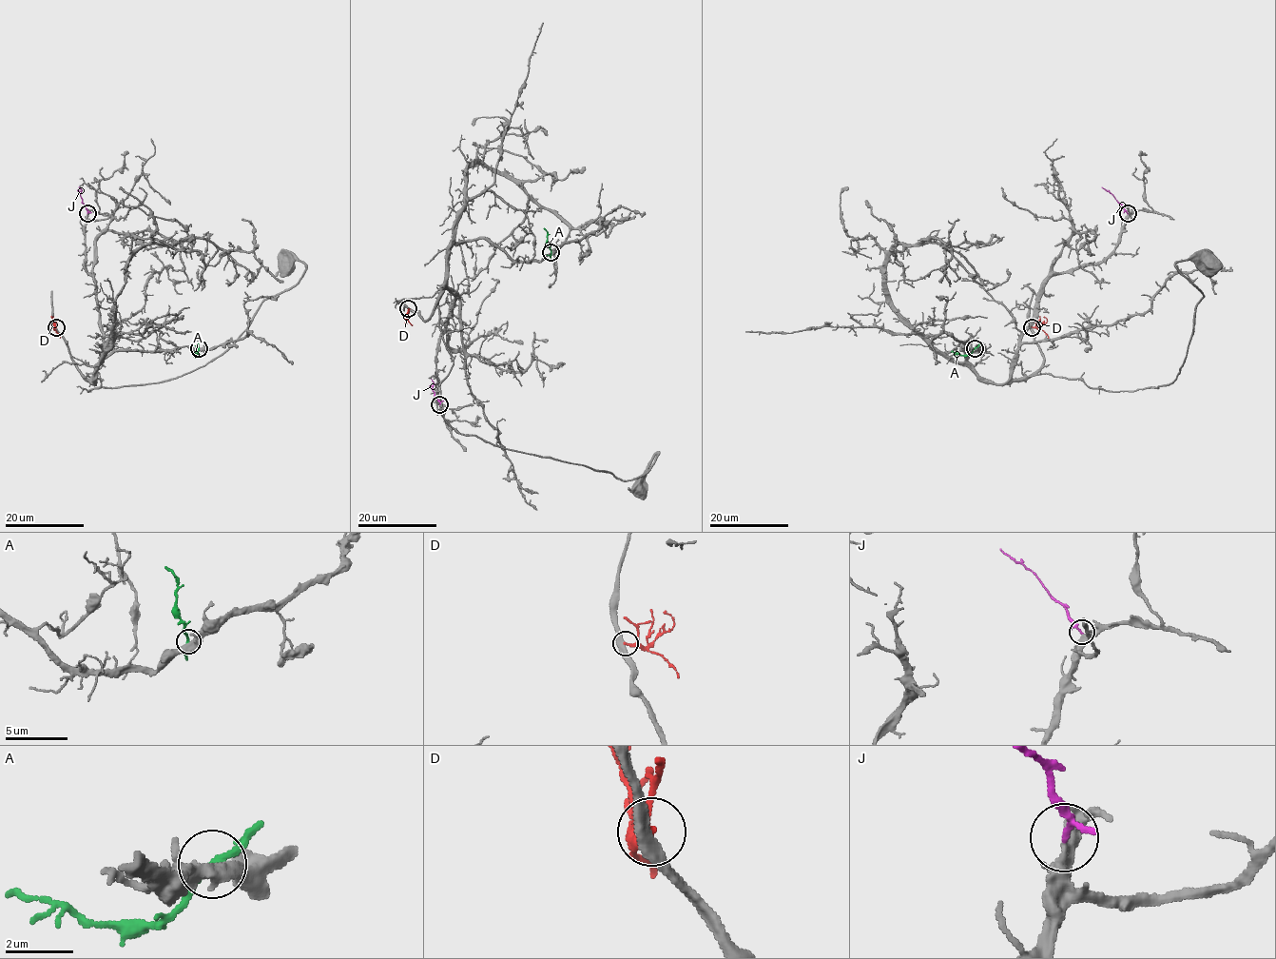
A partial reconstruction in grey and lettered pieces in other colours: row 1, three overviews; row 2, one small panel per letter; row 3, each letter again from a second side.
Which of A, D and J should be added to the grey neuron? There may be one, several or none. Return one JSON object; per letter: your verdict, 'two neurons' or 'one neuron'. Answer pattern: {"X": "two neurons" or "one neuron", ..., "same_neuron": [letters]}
{"A": "two neurons", "D": "two neurons", "J": "one neuron", "same_neuron": ["J"]}

